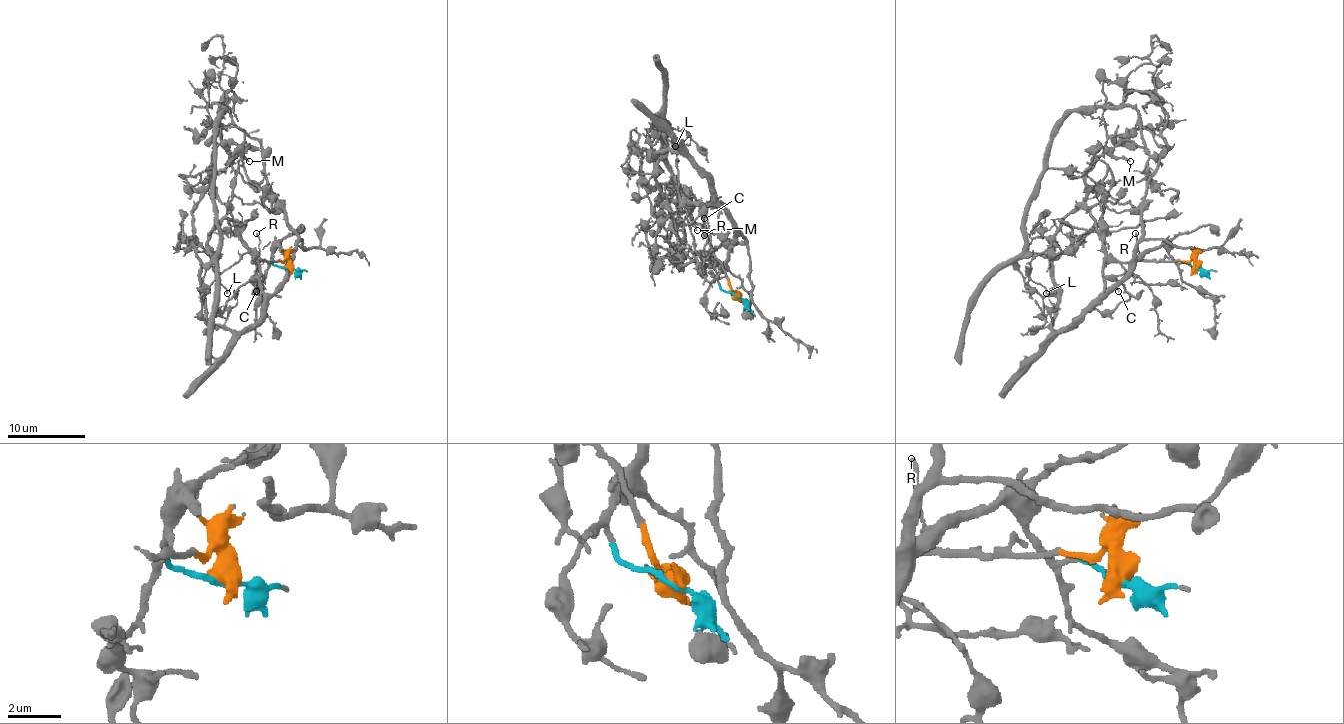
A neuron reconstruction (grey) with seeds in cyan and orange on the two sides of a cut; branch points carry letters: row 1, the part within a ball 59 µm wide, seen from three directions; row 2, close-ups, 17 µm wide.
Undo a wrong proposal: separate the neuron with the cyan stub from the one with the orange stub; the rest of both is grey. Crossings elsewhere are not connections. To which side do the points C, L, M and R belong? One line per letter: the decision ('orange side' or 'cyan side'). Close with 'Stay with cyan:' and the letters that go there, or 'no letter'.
C: cyan side
L: cyan side
M: cyan side
R: orange side
Stay with cyan: C, L, M

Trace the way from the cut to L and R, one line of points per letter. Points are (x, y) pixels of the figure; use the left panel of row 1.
L: (288, 270), (270, 262), (276, 247), (286, 280), (239, 332), (206, 316), (203, 295), (212, 282), (228, 293)
R: (288, 270), (282, 260), (263, 260), (259, 256), (257, 233)

